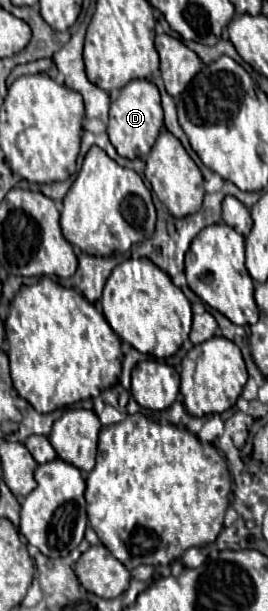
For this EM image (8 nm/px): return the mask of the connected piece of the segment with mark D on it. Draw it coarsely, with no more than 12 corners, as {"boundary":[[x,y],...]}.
{"boundary":[[132,80],[110,104],[120,156],[146,158],[164,124],[160,92]]}

